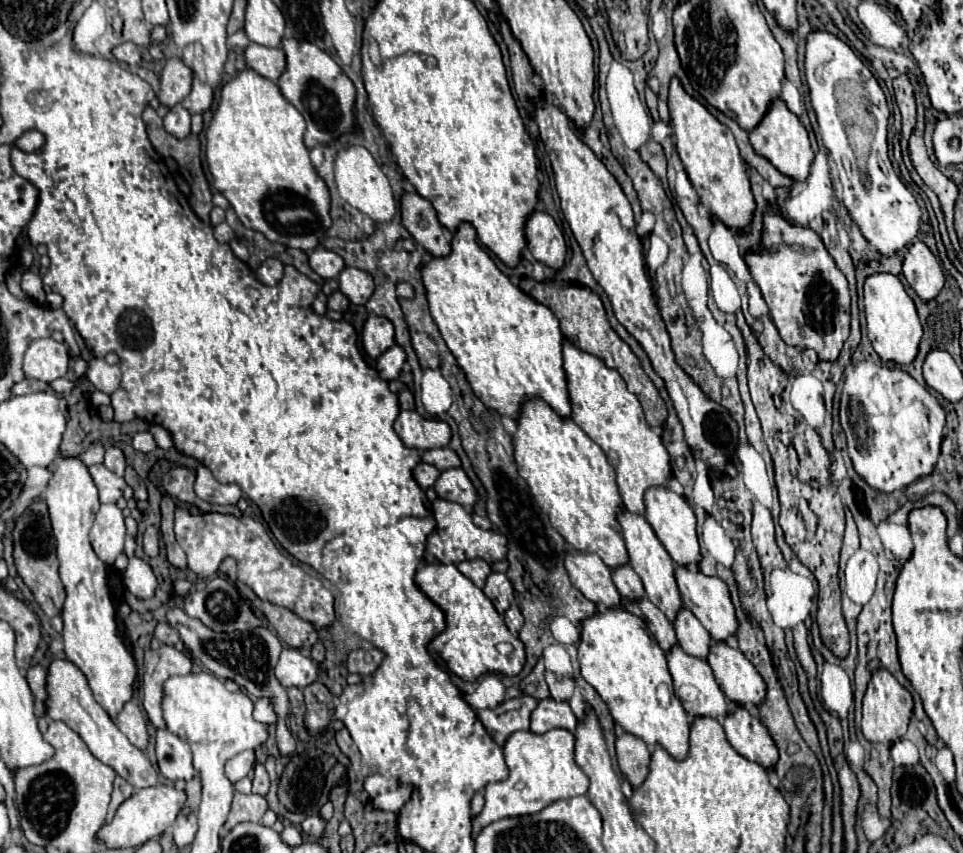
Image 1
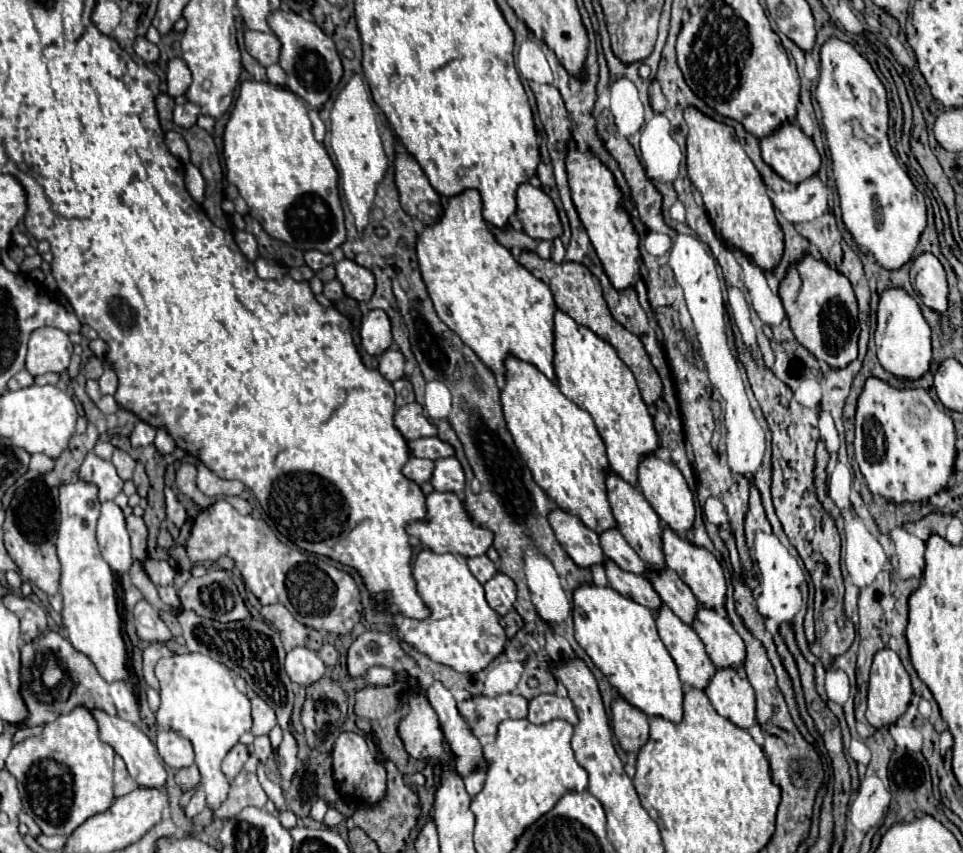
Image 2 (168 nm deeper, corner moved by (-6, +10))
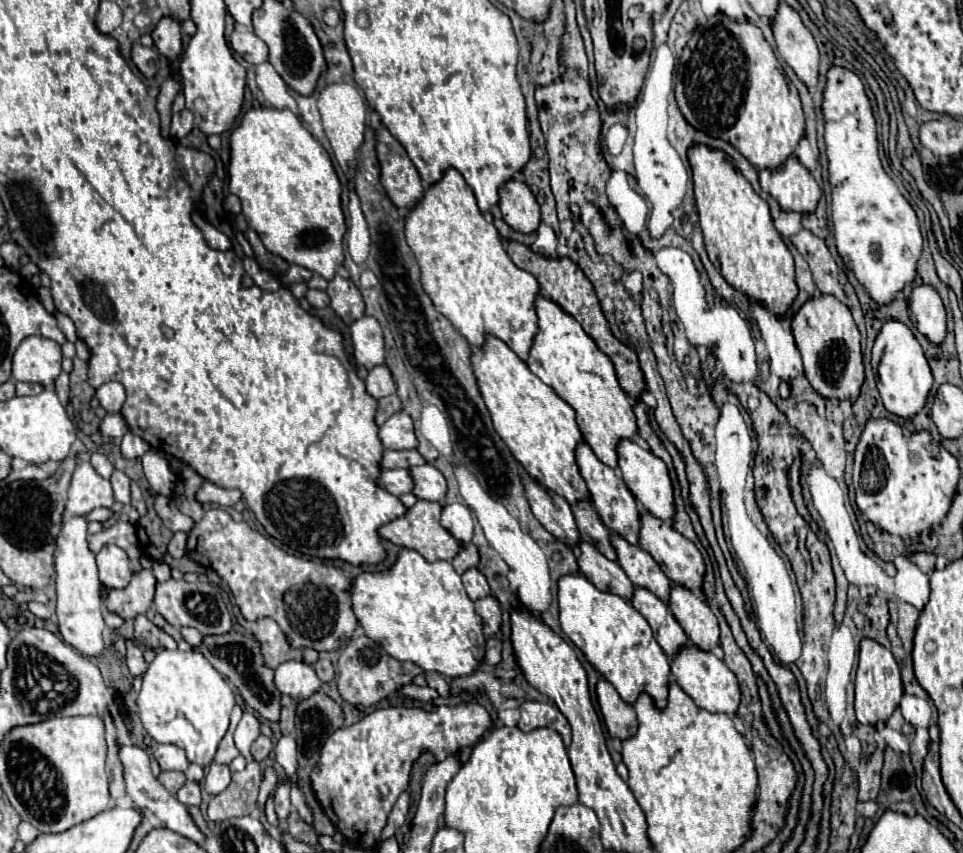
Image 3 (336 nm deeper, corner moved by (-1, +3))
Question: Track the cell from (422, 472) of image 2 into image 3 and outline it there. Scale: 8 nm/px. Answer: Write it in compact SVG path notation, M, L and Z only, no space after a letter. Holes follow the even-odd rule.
M391 469L379 475L379 487L391 495L403 495L411 491L411 477L407 469Z

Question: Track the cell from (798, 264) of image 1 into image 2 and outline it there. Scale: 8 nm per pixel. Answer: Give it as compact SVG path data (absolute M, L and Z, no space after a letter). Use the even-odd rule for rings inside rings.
M810 252L786 270L786 278L778 288L790 328L796 340L808 348L826 366L846 366L858 354L858 304L852 284L844 274L824 260L816 260Z

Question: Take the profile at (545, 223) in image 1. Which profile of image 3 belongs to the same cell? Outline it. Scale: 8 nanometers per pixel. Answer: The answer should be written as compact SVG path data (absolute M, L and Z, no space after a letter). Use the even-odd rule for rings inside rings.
M509 179L499 187L499 209L503 221L515 231L531 233L539 227L541 209L531 189L517 179Z

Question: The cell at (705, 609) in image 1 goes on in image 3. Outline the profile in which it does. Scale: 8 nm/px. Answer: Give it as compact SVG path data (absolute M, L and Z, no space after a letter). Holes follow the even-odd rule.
M643 511L641 513L641 529L639 529L639 545L659 563L659 567L671 581L679 581L679 585L687 585L687 589L701 589L703 573L705 573L703 557L701 557L699 549L687 537L683 537L679 531L675 531L667 521L657 519L649 511Z

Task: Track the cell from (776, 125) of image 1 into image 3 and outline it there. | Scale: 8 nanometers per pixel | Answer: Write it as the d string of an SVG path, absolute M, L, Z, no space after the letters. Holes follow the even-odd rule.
M791 155L779 169L763 169L759 183L783 211L815 213L821 199L821 189L813 175Z

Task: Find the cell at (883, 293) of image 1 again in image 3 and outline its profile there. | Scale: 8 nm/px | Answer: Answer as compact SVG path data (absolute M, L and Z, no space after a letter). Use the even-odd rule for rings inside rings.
M887 321L875 339L873 361L877 361L877 389L881 393L885 409L897 417L913 419L927 403L933 375L911 329L899 321Z

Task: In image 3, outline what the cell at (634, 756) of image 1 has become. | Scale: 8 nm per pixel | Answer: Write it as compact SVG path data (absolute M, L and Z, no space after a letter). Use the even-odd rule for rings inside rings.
M601 675L597 683L597 701L599 701L599 709L611 737L627 739L635 735L637 715L635 715L633 705L625 703L615 691L615 687L609 681L605 681Z

